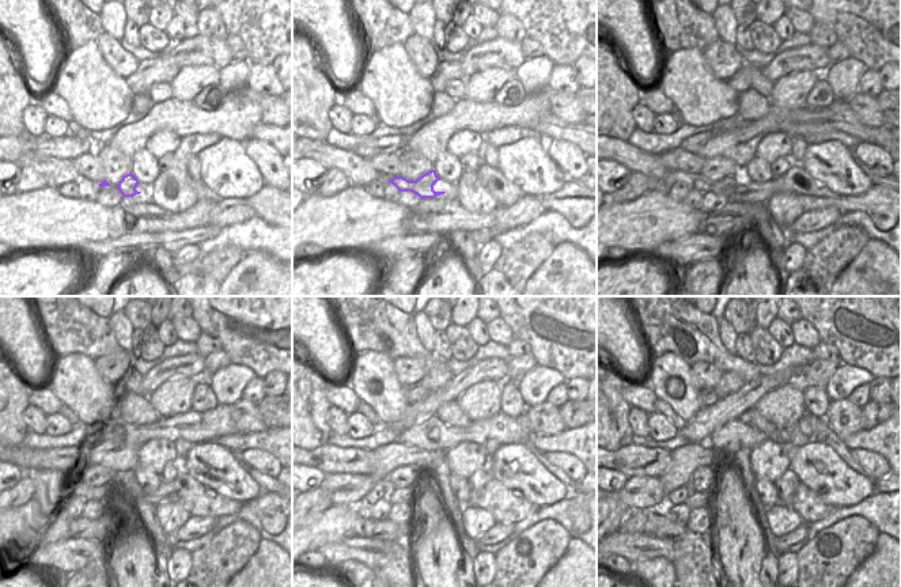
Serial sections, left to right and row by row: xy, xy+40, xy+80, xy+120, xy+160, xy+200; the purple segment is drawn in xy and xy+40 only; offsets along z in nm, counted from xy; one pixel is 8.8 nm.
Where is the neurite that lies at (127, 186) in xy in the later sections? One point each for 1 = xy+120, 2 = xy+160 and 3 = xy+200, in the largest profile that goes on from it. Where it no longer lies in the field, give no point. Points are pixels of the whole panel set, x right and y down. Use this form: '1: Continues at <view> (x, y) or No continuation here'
1: Continues at xy+120 (90, 492)
2: Continues at xy+160 (394, 495)
3: Continues at xy+200 (695, 499)

